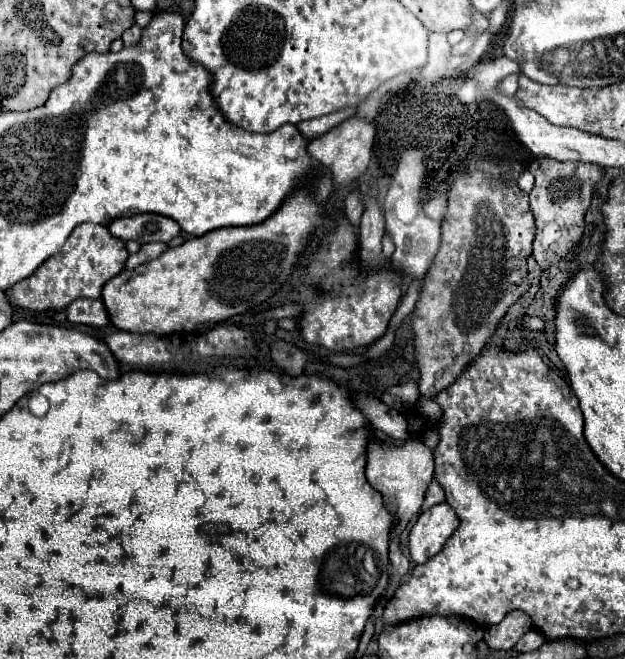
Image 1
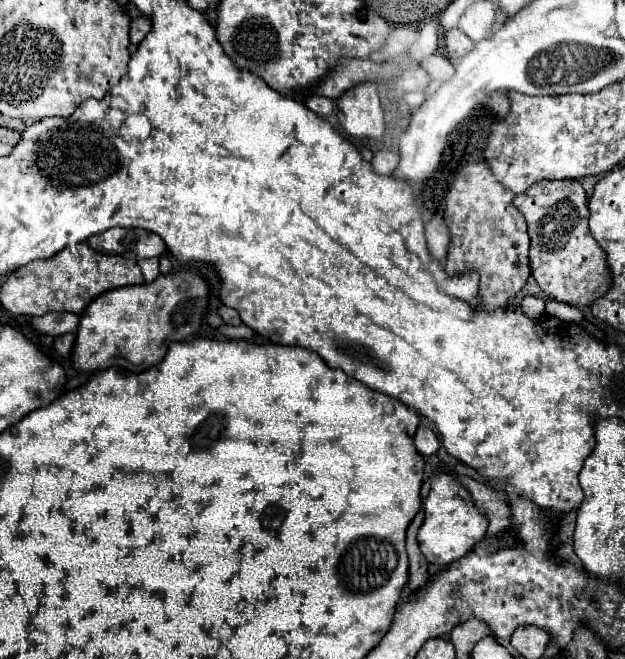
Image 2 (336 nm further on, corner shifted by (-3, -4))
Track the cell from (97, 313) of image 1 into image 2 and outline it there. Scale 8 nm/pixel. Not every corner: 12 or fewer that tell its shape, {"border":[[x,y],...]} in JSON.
{"border":[[71,313],[31,317],[37,335],[75,333],[79,317]]}

